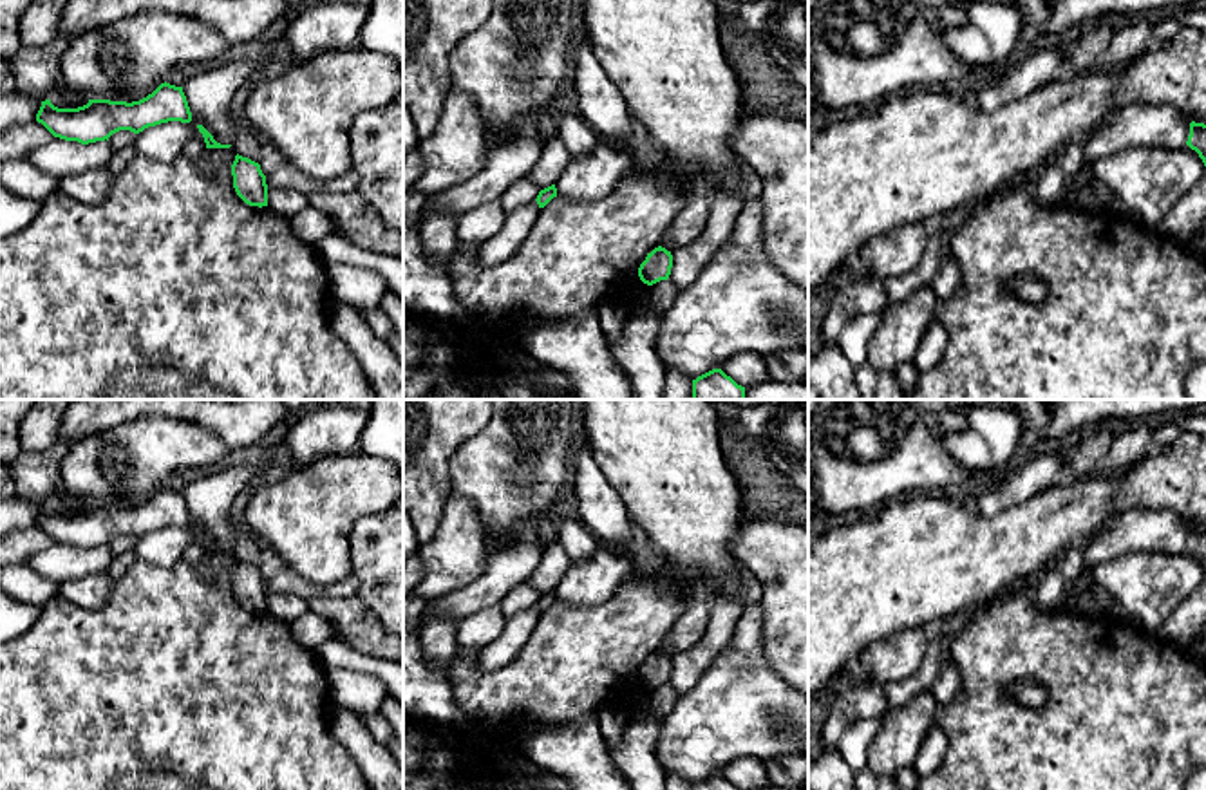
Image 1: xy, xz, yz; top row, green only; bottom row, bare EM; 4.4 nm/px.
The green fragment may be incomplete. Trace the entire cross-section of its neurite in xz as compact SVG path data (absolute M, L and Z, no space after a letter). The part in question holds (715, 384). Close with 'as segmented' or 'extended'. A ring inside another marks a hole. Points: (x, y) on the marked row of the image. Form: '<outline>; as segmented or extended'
M712 369L693 380L693 400L745 400L745 387L721 369Z; as segmented

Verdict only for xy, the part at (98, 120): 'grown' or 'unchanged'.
unchanged

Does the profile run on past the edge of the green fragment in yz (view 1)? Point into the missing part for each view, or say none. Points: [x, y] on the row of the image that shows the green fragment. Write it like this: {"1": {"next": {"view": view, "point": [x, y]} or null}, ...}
{"1": {"next": null}}

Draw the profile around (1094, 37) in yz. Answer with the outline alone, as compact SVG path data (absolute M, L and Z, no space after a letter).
M1099 20L1081 29L1078 40L1070 43L1070 65L1074 74L1088 72L1096 67L1099 54L1110 42L1114 27L1110 20Z

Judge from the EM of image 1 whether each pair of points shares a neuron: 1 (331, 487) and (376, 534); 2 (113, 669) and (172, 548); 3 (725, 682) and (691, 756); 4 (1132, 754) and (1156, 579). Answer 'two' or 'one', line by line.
1: two
2: two
3: one
4: two

